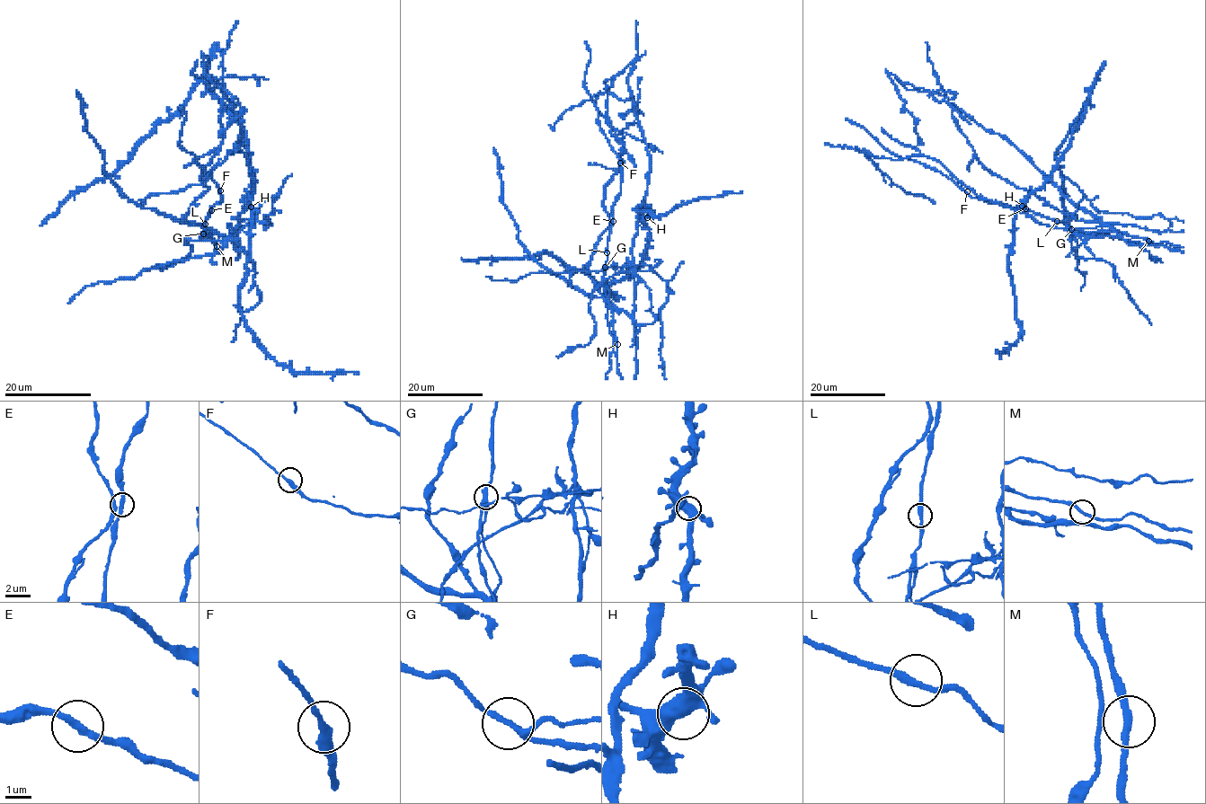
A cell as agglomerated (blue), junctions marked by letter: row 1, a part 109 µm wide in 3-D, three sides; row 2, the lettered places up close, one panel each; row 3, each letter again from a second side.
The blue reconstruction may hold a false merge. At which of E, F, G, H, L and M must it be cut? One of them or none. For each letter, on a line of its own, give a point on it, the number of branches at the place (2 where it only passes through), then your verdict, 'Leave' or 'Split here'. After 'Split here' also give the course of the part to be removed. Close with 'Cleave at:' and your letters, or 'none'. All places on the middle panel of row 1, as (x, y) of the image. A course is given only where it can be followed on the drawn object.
E: Place: (613, 221). Branches: 2. Leave
F: Place: (620, 163). Branches: 2. Leave
G: Place: (605, 267). Branches: 3. Split here. Course of the part to remove: (605, 267), (607, 300), (632, 313), (634, 236), (650, 167), (626, 81), (633, 65), (549, 125)
H: Place: (647, 217). Branches: 3. Leave
L: Place: (607, 252). Branches: 2. Leave
M: Place: (617, 344). Branches: 2. Leave
Cleave at: G

